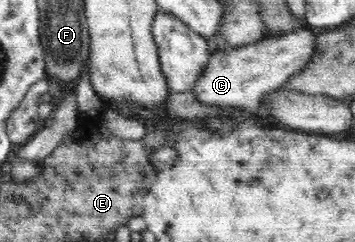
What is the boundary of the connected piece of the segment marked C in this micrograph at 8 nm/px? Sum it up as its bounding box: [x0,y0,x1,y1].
[192,26,317,113]

